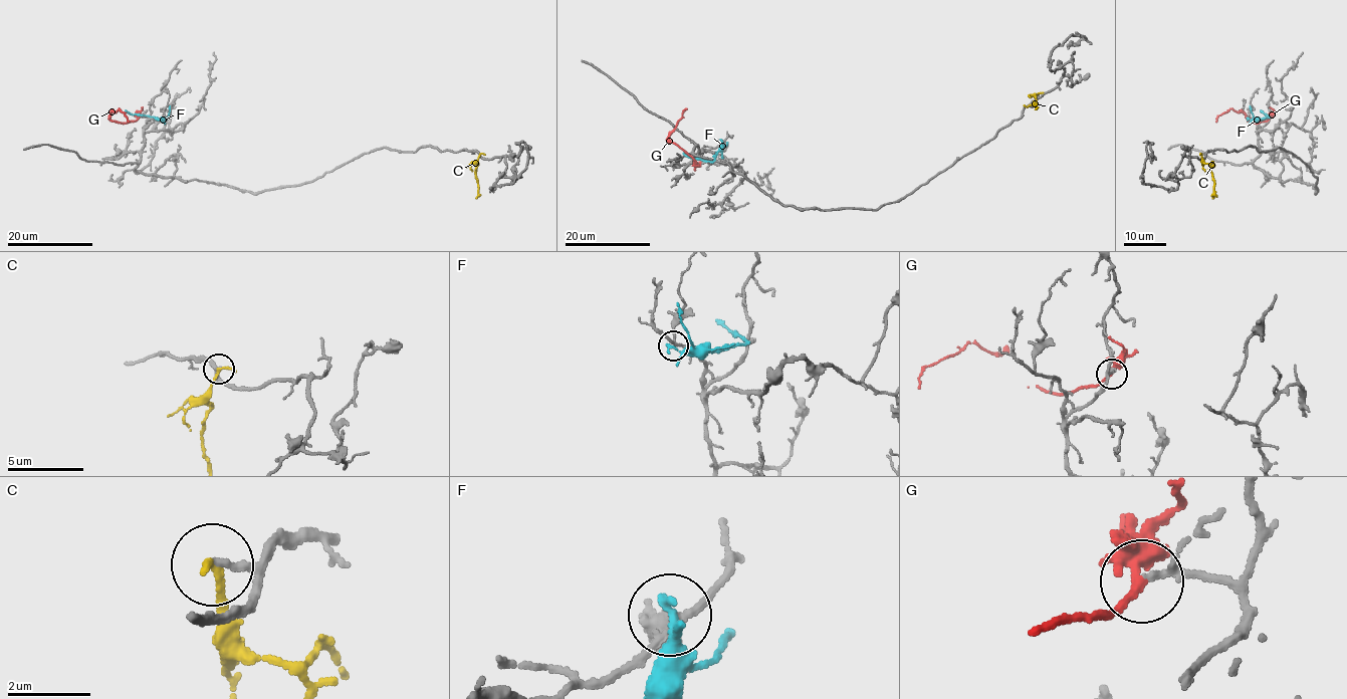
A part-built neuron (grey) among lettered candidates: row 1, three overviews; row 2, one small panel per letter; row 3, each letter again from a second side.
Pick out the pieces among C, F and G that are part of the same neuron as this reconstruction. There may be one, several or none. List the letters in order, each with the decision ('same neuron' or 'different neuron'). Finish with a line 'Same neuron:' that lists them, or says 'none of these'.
C: different neuron
F: different neuron
G: same neuron
Same neuron: G

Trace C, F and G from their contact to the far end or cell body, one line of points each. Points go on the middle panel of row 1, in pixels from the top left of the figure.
C: (1039, 92), (1035, 96), (1036, 106), (1034, 104)
F: (721, 141), (721, 147), (712, 162), (688, 158), (683, 153)
G: (696, 163), (667, 139), (686, 108)

